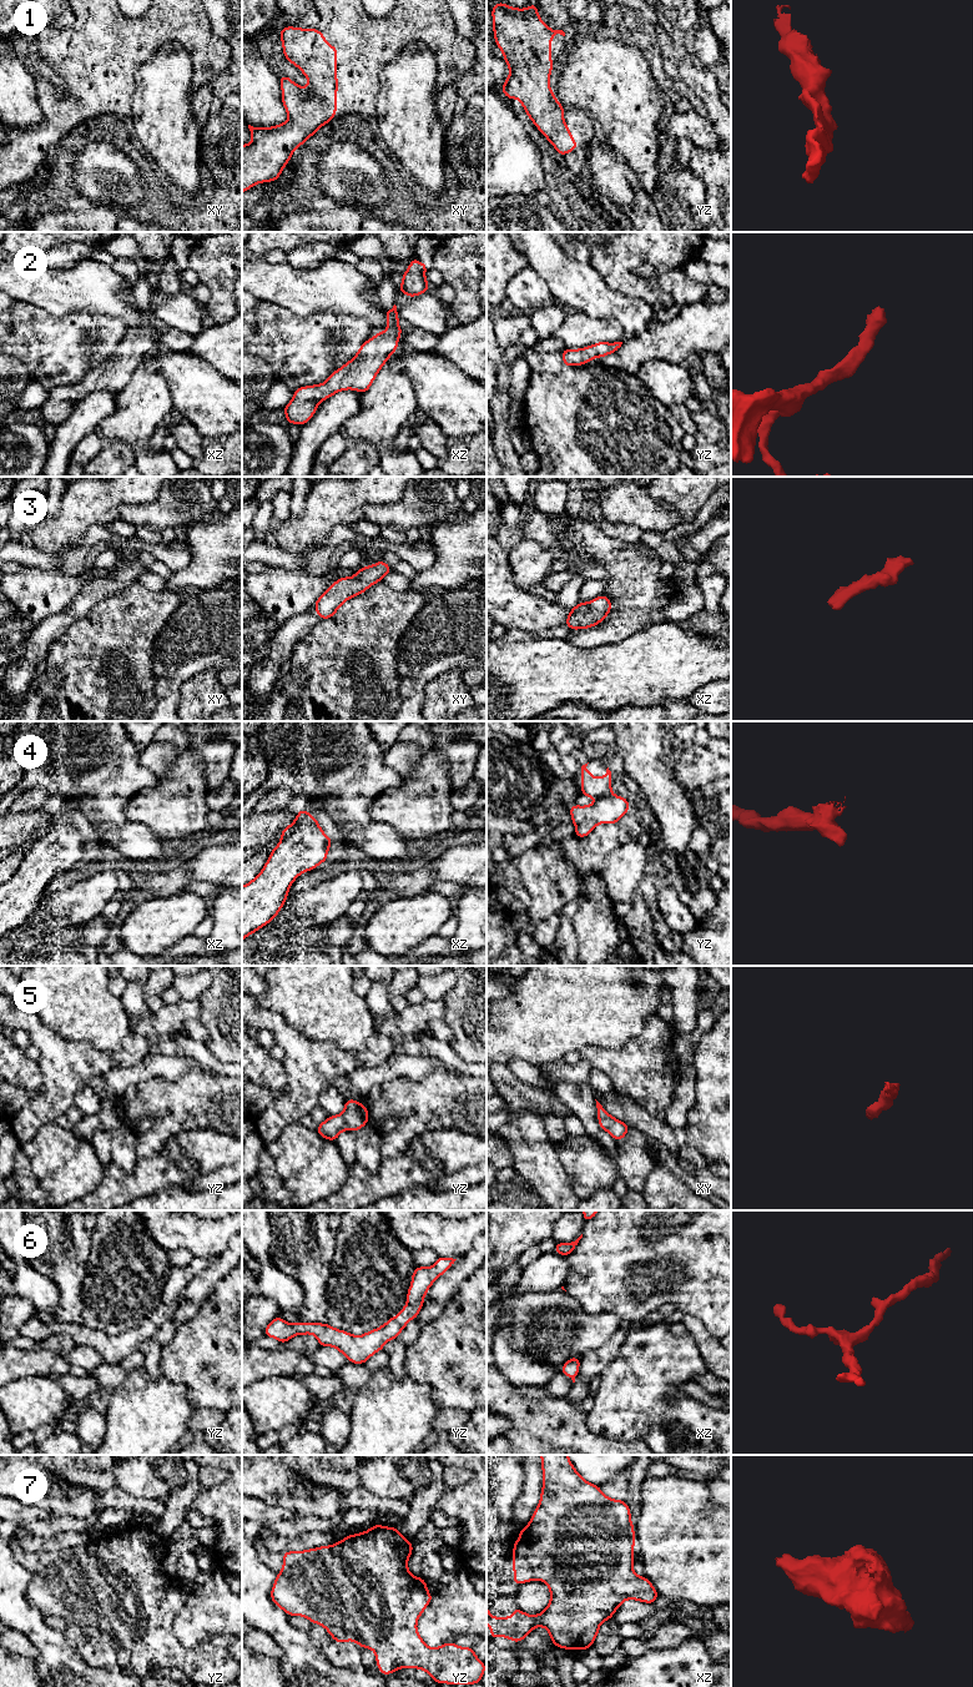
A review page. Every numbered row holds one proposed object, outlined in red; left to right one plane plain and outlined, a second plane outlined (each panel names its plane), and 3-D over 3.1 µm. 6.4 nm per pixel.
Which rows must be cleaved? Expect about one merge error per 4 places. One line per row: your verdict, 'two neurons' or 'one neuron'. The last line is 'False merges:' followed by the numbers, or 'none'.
1: one neuron
2: one neuron
3: one neuron
4: one neuron
5: one neuron
6: one neuron
7: one neuron
False merges: none

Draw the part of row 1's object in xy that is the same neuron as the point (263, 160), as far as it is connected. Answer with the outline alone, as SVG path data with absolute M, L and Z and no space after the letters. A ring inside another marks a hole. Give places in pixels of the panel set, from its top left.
M286 26L279 31L284 57L297 66L307 77L308 86L301 87L288 76L279 77L282 102L288 121L273 127L253 127L248 125L252 142L242 145L242 193L261 182L279 178L294 150L321 126L334 119L337 111L337 46L331 46L317 29Z

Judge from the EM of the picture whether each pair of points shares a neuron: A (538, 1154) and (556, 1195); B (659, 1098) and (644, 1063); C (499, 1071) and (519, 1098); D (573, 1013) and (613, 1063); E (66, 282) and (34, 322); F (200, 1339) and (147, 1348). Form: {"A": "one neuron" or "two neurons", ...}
{"A": "one neuron", "B": "one neuron", "C": "one neuron", "D": "two neurons", "E": "two neurons", "F": "two neurons"}

